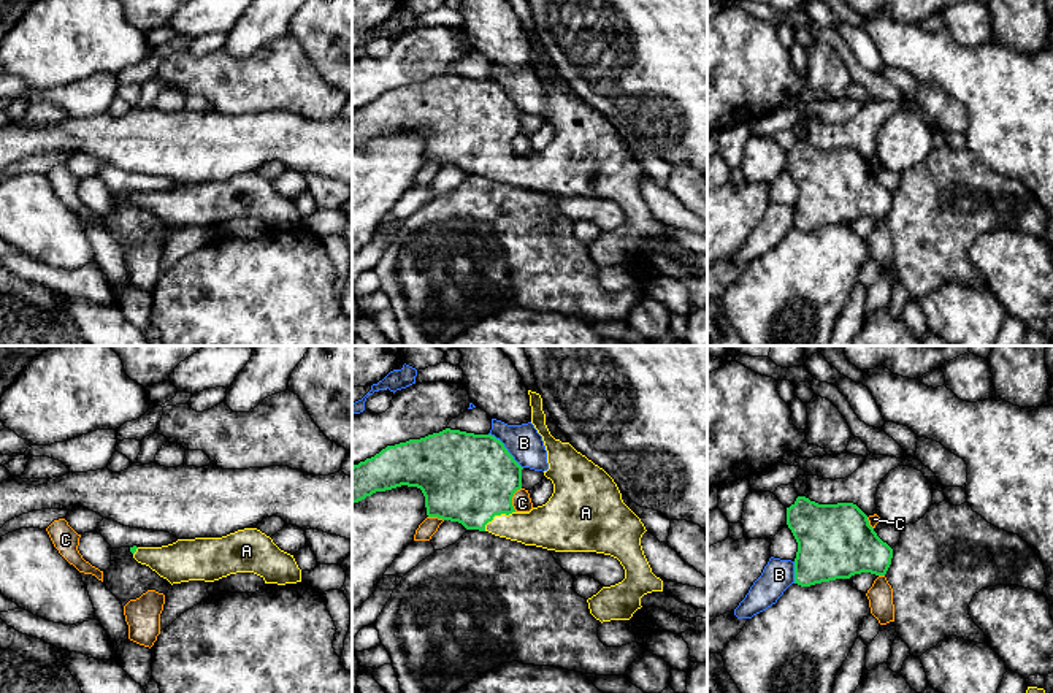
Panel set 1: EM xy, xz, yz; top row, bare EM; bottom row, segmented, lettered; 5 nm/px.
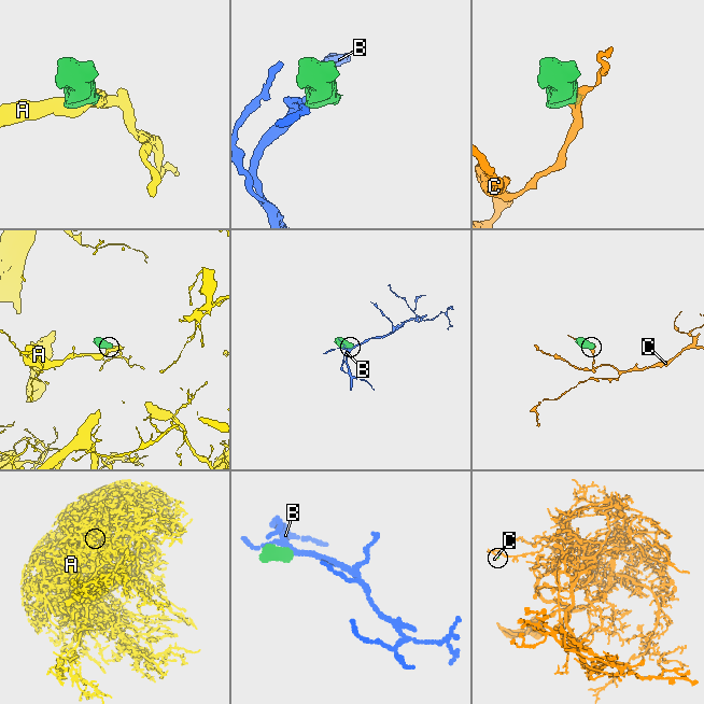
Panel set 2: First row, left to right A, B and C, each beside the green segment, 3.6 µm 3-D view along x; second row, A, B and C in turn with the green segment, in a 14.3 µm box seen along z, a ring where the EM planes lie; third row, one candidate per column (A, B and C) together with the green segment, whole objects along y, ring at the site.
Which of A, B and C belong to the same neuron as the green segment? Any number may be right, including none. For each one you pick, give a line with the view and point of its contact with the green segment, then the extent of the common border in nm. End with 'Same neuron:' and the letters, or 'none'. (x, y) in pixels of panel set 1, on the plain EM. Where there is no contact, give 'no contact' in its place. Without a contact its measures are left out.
A: contact xz (497, 159); length 190 nm
Same neuron: A

